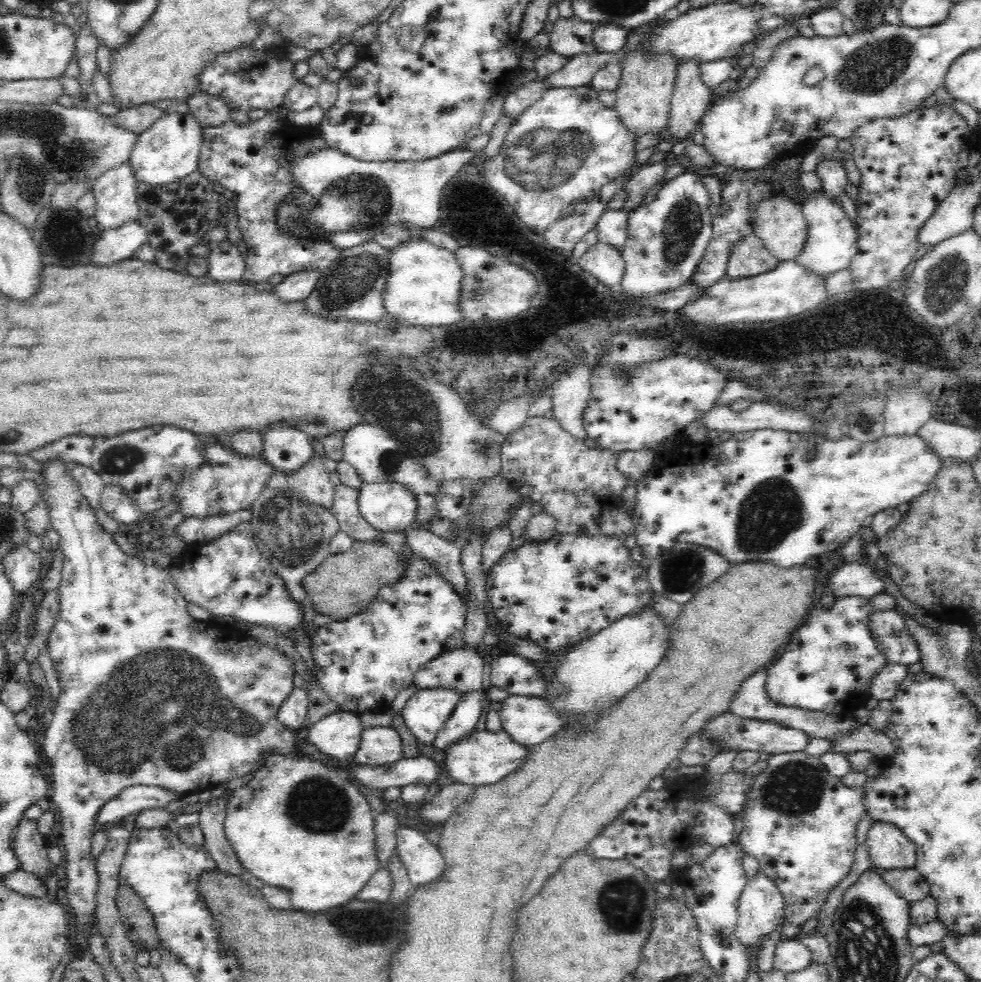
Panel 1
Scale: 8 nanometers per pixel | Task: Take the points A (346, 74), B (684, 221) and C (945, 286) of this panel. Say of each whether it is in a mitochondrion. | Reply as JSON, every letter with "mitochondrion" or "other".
{"A":"other","B":"mitochondrion","C":"mitochondrion"}

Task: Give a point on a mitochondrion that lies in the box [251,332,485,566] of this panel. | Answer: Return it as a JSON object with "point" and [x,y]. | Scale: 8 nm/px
{"point":[410,413]}

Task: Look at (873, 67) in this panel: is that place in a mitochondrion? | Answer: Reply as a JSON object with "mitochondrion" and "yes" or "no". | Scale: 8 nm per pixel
{"mitochondrion":"yes"}

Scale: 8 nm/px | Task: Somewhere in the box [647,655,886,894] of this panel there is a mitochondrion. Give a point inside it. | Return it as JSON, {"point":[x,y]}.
{"point":[795,788]}

